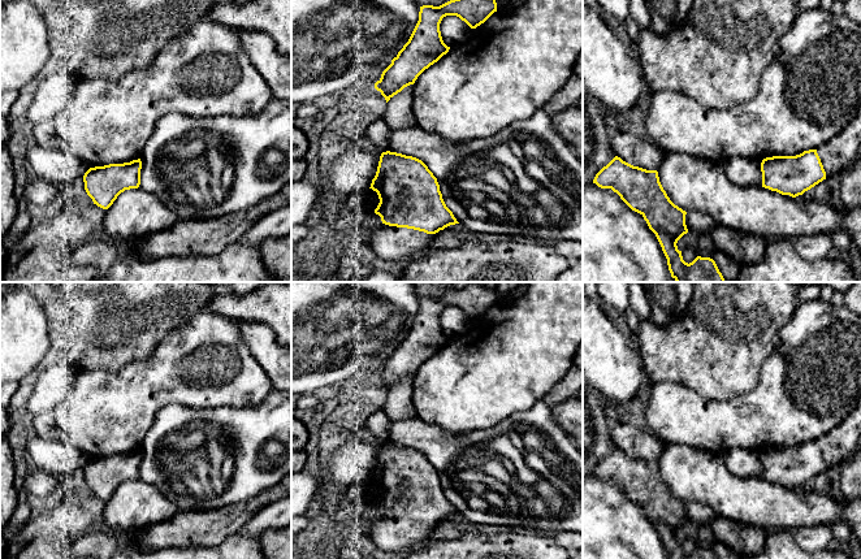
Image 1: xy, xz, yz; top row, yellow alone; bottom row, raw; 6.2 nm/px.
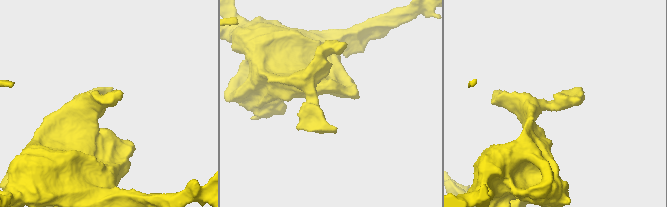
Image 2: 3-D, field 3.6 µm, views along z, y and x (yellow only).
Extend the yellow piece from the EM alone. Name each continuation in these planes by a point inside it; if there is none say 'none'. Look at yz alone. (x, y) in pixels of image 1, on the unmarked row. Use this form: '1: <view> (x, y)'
1: yz (836, 446)

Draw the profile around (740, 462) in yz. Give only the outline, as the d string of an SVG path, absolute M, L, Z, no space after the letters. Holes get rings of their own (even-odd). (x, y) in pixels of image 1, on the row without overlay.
M734 447L723 454L723 462L734 476L762 477L761 454L760 450Z

